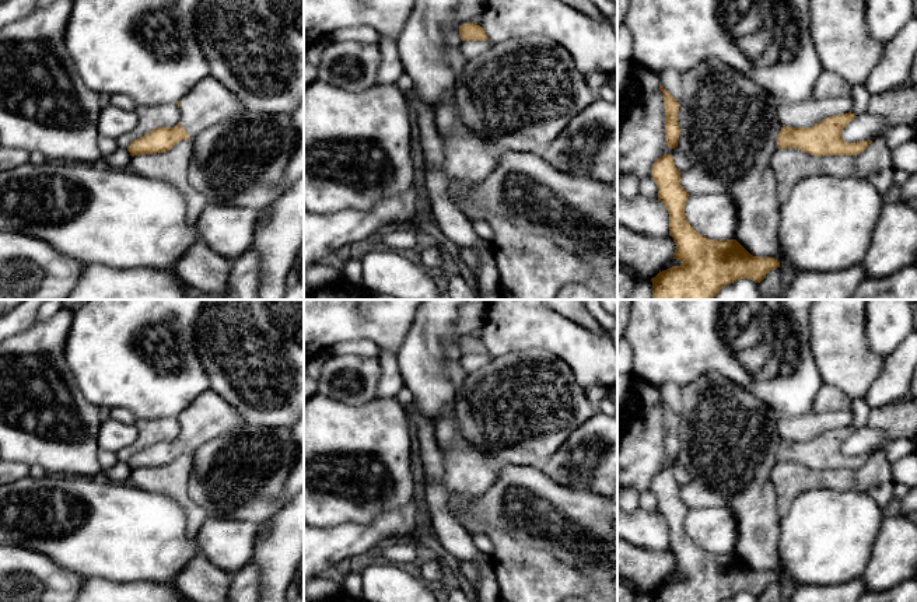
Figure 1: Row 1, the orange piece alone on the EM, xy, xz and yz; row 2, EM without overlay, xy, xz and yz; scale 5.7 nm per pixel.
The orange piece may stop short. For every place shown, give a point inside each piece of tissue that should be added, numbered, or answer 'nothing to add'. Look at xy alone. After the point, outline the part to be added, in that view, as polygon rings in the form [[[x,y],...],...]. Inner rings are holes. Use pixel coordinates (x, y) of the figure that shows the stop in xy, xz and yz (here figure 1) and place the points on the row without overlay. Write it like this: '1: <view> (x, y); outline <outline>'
1: xy (209, 415); outline [[[207,389],[179,413],[179,437],[193,455],[200,445],[239,424],[239,413],[217,392]]]

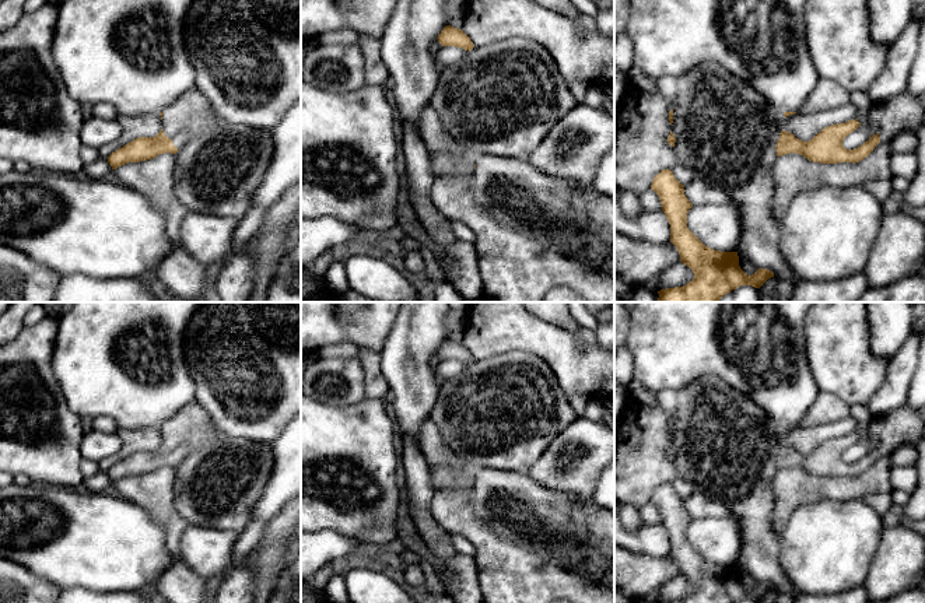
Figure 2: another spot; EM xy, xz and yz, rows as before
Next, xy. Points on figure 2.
1: xy (186, 430); outline [[[196,400],[162,424],[162,444],[178,463],[218,435],[220,432],[211,417]]]

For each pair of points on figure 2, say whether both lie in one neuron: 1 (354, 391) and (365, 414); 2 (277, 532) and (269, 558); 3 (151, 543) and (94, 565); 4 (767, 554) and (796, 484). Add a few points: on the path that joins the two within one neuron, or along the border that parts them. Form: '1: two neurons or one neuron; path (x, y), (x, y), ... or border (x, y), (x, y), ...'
1: two neurons; border (367, 399), (353, 405), (328, 406)
2: one neuron; path (273, 539), (270, 551)
3: one neuron; path (137, 543), (114, 546), (108, 551)
4: two neurons; border (774, 502), (771, 523), (777, 539)

